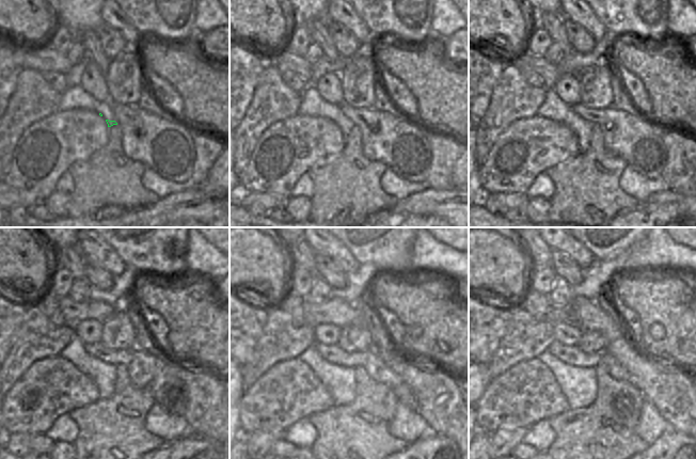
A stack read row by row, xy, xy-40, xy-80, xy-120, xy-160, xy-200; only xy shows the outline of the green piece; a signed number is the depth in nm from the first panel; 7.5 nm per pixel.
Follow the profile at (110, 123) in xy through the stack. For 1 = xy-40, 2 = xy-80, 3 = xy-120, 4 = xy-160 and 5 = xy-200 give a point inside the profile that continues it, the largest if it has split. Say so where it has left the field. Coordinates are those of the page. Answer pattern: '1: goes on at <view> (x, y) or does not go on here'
1: goes on at xy-40 (345, 125)
2: goes on at xy-80 (582, 128)
3: goes on at xy-120 (104, 375)
4: goes on at xy-160 (339, 381)
5: goes on at xy-200 (579, 385)

